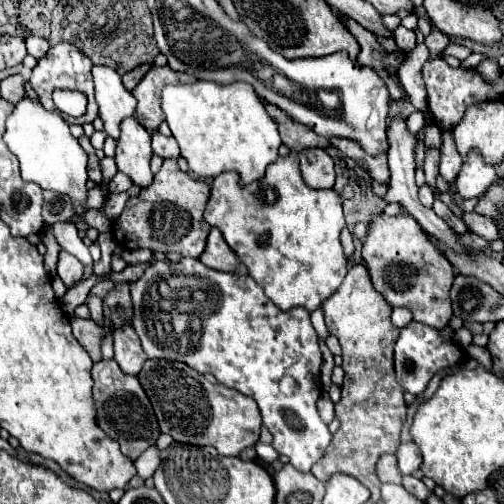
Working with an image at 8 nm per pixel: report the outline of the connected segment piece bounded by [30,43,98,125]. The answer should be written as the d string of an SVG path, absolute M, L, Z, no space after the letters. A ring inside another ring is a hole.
M58 43L58 45L50 47L50 51L32 69L30 87L36 91L40 103L44 105L44 109L50 109L50 111L56 111L52 100L54 89L76 89L76 91L86 93L86 97L88 97L88 111L86 111L86 115L78 118L72 118L64 114L61 115L68 123L80 123L80 125L92 123L98 117L98 105L94 101L94 85L92 85L92 67L94 67L94 63L76 45L72 45L72 43Z

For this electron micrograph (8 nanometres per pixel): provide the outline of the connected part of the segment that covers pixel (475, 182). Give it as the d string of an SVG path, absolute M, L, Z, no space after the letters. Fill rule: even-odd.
M470 151L470 155L466 155L466 161L462 163L462 169L456 177L456 189L462 199L472 199L472 197L484 195L490 183L494 181L496 181L494 167L490 167L482 159L482 155L478 155L478 151Z

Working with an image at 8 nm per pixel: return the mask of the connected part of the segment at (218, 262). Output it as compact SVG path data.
M212 227L208 235L208 245L200 255L200 261L212 269L226 271L226 273L238 273L240 269L244 269L242 261L238 259L238 255L234 255L230 245L226 245L222 233L216 227Z

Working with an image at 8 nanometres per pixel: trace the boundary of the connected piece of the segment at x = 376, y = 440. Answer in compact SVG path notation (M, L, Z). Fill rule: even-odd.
M354 265L340 289L328 297L322 307L328 331L340 341L346 377L342 399L336 403L340 429L332 435L332 443L322 459L312 467L312 475L320 481L328 481L334 473L348 473L364 483L370 489L370 501L378 503L382 483L376 475L376 463L380 455L396 451L406 421L404 391L398 387L394 375L394 343L398 339L398 327L390 321L392 307L374 289L364 265Z

